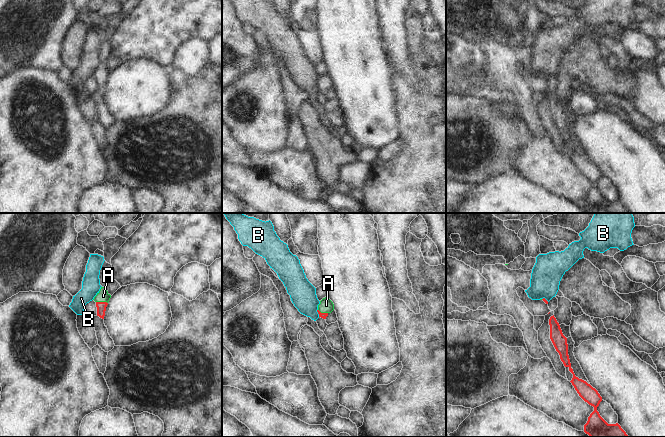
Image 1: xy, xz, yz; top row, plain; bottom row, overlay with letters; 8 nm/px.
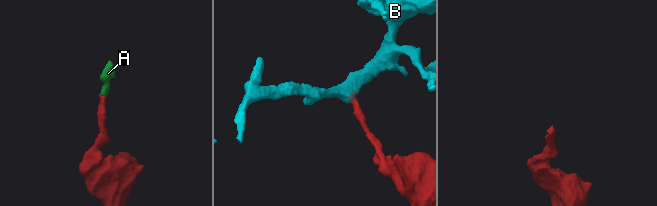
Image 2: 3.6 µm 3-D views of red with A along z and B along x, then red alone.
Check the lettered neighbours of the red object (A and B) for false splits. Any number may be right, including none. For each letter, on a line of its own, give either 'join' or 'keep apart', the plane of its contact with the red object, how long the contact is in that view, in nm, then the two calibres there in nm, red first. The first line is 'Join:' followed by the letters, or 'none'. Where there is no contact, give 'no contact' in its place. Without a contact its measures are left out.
Join: A
A: join; meets red in xy; contact 100 nm long; 80 nm thick on the red side, 90 nm on the other
B: keep apart; meets red in xz; contact 70 nm long; 50 nm thick on the red side, 200 nm on the other

